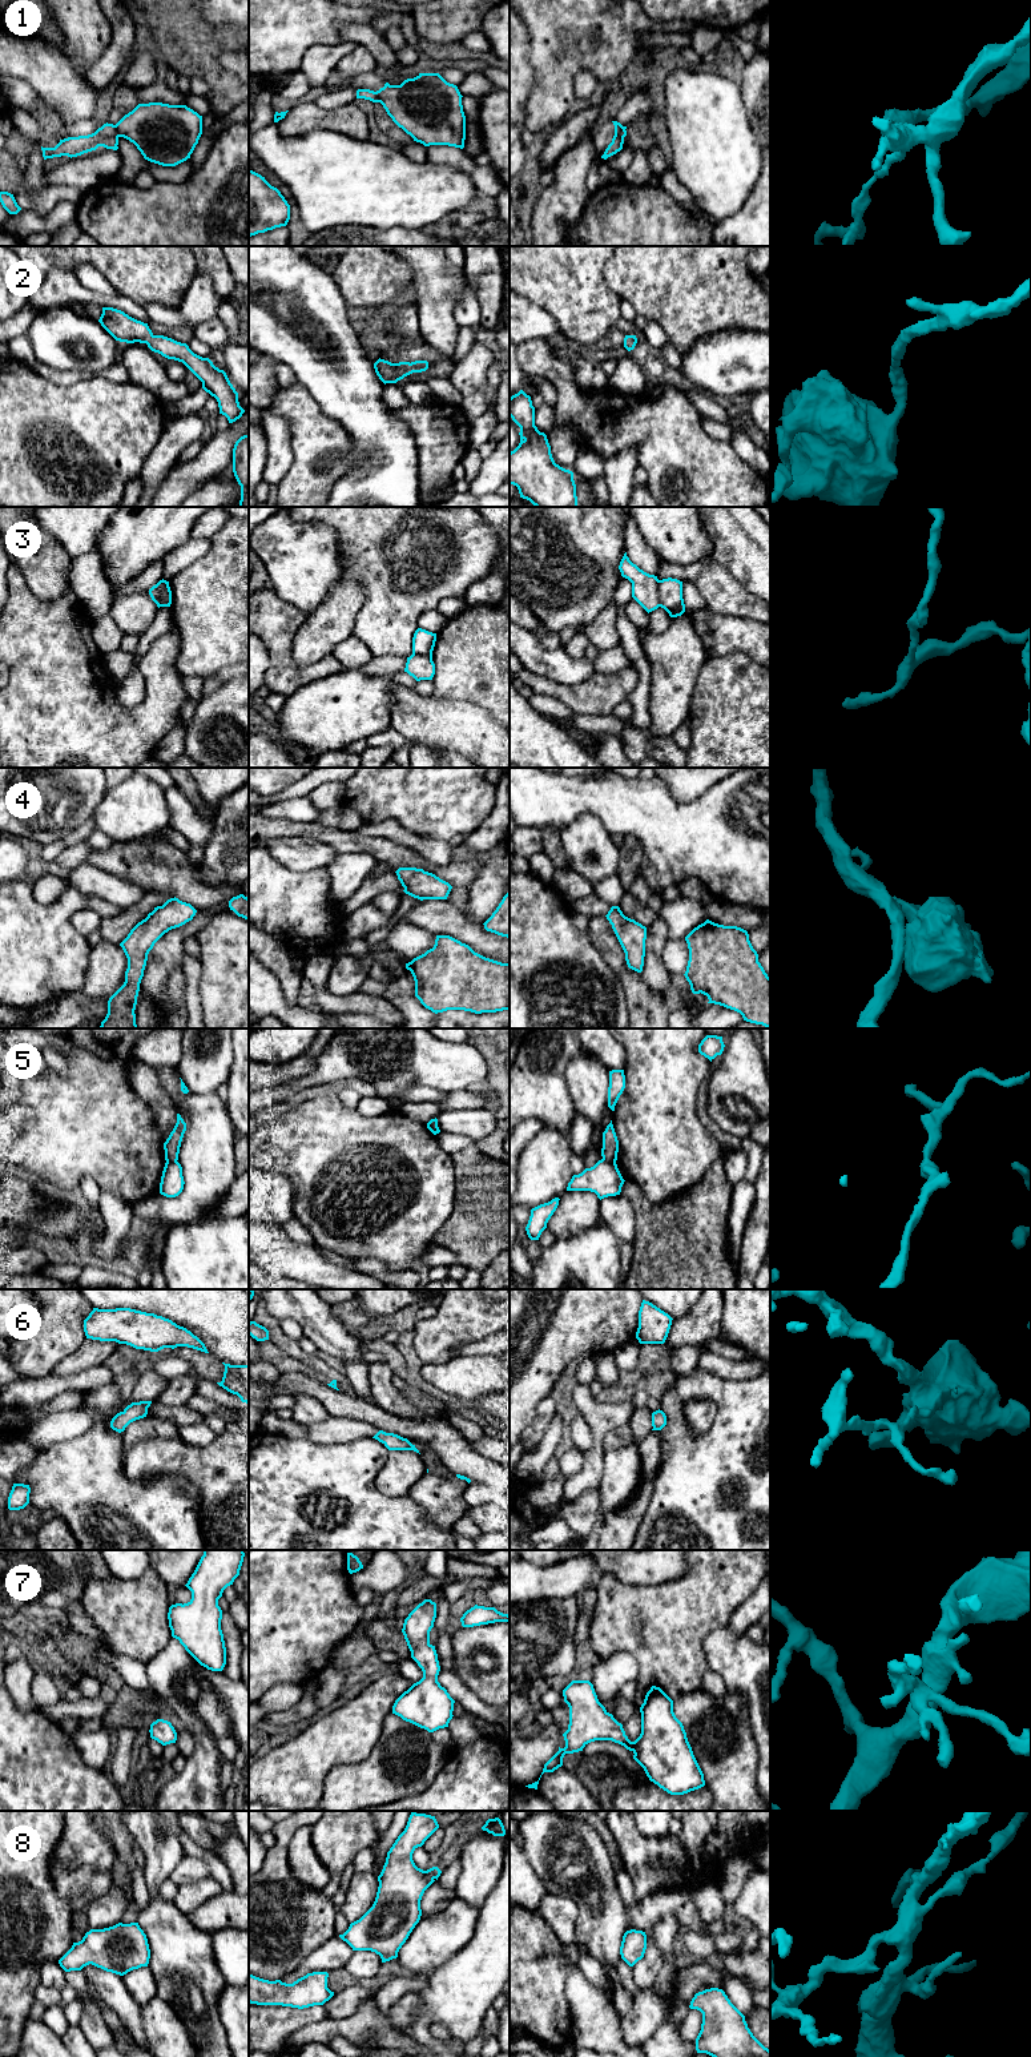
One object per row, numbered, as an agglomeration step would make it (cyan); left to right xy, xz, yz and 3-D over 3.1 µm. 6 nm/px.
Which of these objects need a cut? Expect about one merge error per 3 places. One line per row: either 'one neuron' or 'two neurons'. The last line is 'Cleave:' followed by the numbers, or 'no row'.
1: two neurons
2: one neuron
3: two neurons
4: one neuron
5: two neurons
6: two neurons
7: one neuron
8: one neuron
Cleave: 1, 3, 5, 6

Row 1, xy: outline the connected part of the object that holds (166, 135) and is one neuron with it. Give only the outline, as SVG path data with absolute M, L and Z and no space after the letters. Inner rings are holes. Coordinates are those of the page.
M138 104L116 125L116 132L133 142L145 160L176 166L193 153L202 134L202 116L186 105Z

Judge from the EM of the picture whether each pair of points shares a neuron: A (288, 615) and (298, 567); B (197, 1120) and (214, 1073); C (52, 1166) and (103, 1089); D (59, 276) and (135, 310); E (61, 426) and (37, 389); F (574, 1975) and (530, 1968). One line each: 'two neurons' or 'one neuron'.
A: two neurons
B: two neurons
C: one neuron
D: one neuron
E: one neuron
F: two neurons

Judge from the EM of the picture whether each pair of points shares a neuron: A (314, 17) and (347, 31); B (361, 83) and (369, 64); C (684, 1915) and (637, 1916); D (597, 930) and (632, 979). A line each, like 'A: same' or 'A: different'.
A: different
B: different
C: same
D: same

